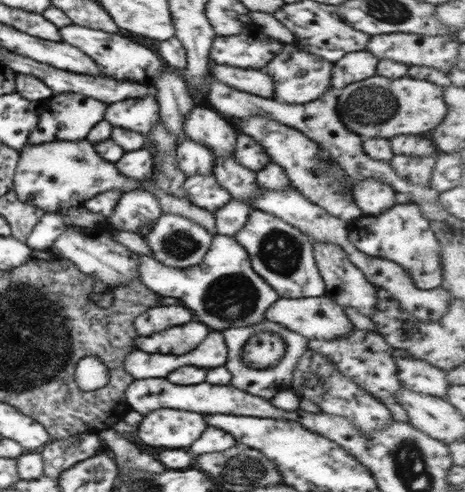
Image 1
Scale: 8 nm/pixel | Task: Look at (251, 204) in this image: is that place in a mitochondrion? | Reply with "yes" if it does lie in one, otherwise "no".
no

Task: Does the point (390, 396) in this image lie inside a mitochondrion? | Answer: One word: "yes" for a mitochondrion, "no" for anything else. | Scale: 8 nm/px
no

